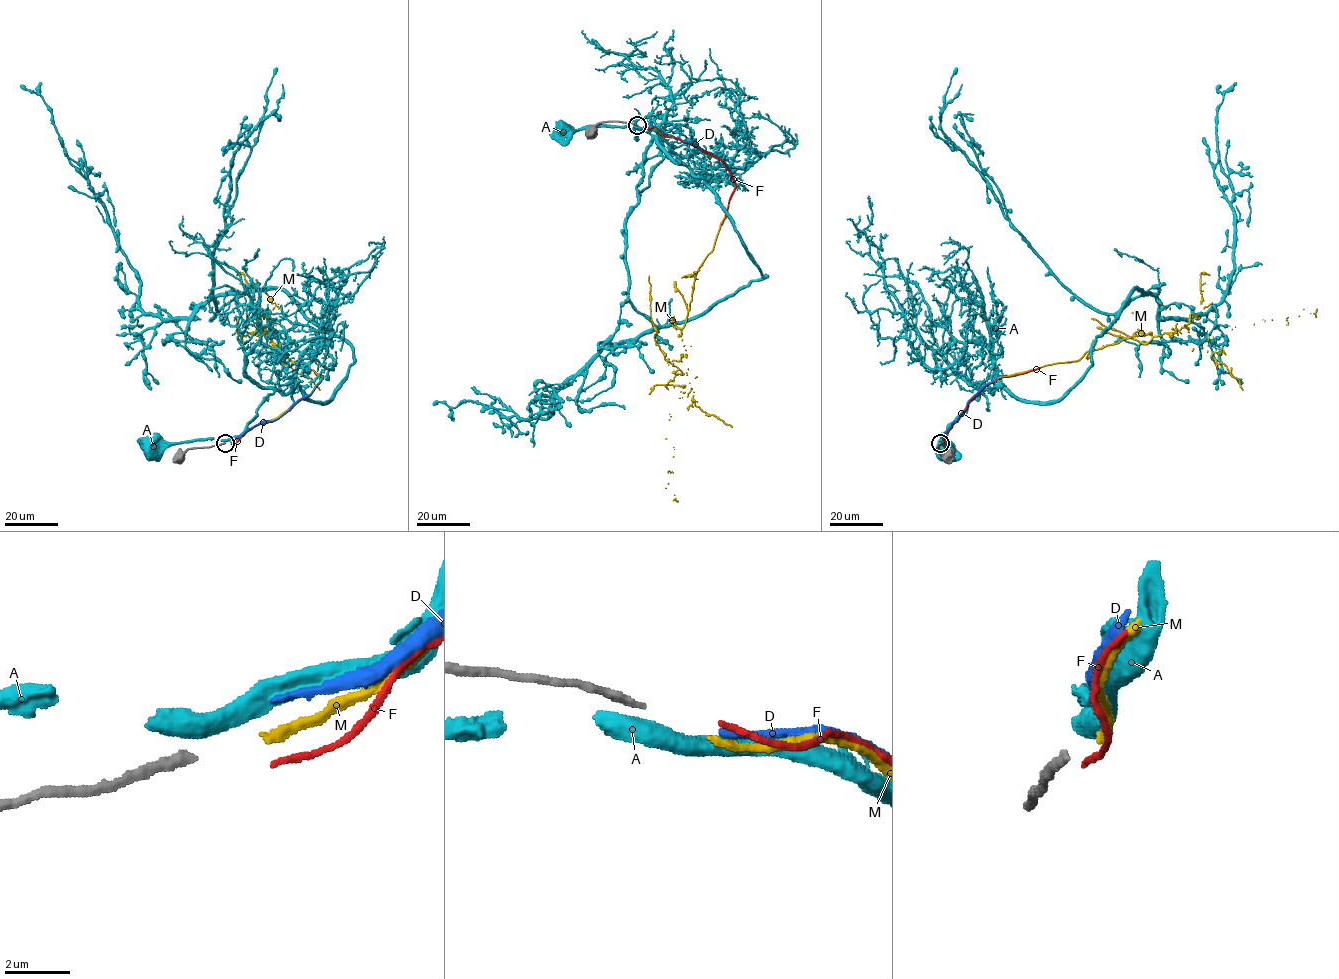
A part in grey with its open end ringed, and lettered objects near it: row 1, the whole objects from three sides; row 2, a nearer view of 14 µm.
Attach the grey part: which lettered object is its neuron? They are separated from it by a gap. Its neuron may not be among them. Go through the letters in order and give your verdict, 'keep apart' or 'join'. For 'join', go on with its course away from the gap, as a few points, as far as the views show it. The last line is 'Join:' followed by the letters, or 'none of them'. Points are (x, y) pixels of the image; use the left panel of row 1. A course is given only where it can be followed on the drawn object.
A: keep apart
D: keep apart
F: keep apart
M: join | via (230, 441), (279, 416), (323, 377), (260, 329), (270, 323), (267, 341), (254, 309), (266, 309)
Join: M

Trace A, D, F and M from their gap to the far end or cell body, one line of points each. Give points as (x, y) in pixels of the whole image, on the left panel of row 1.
A: (224, 441), (195, 438), (169, 443), (162, 450), (150, 450)
D: (231, 438), (239, 437), (256, 425), (278, 419), (307, 397), (320, 382), (321, 375)
F: (231, 443), (256, 426), (282, 416), (310, 394), (323, 378), (309, 367)
M: (230, 441), (279, 416), (323, 377), (260, 329), (270, 323), (267, 341), (254, 309), (266, 309)

